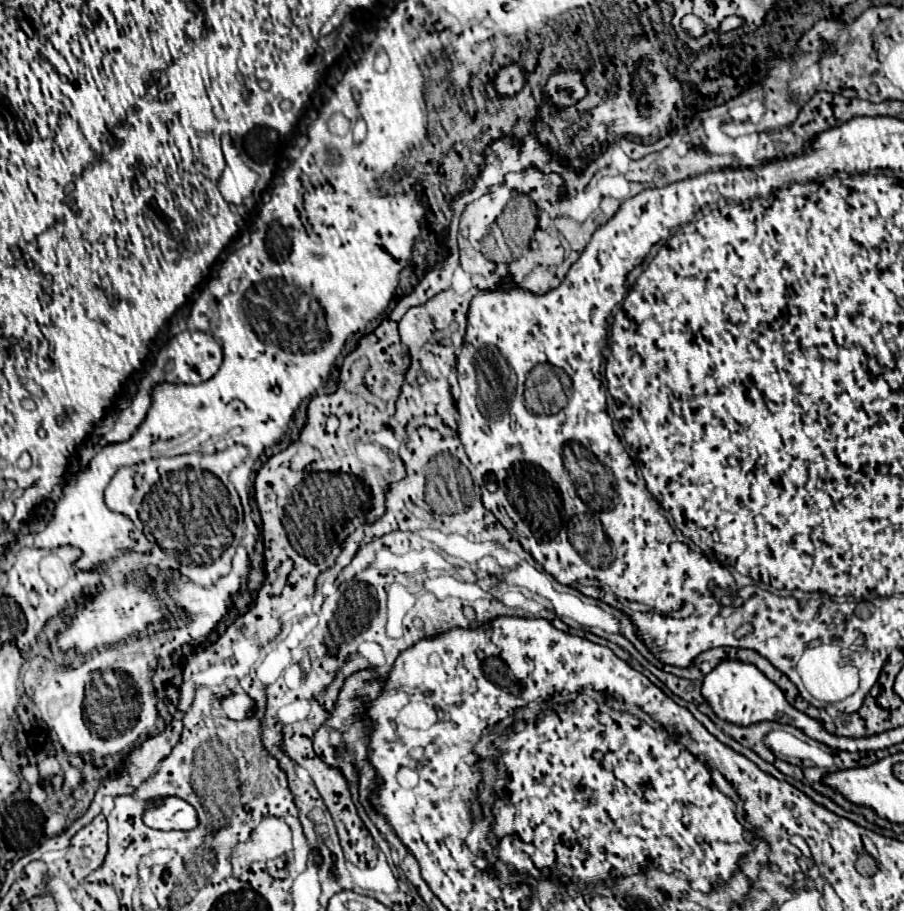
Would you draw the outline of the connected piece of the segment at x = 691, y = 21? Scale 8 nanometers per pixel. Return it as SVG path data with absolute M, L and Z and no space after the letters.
M685 15L685 19L683 19L683 27L685 27L685 31L687 31L691 37L699 37L699 35L705 33L705 25L703 25L703 21L697 19L695 15Z

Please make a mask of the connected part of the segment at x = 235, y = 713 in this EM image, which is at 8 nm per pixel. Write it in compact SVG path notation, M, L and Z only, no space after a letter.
M237 689L233 697L229 697L229 699L223 701L225 715L229 719L235 719L235 721L249 719L253 715L253 709L255 709L255 701L243 689Z

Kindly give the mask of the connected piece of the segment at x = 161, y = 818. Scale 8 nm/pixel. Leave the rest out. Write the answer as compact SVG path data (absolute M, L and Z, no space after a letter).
M169 797L159 807L153 807L153 805L147 807L145 824L153 829L163 829L163 831L169 831L169 829L189 831L199 825L199 815L189 803L177 797Z

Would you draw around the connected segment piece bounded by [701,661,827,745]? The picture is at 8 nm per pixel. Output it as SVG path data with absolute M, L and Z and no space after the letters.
M723 661L719 663L705 679L701 685L701 695L703 699L709 703L709 707L713 709L713 713L729 723L741 725L741 727L749 727L761 721L777 721L777 723L787 723L793 725L797 729L801 729L807 737L827 745L827 731L823 729L823 725L811 717L807 717L805 713L793 709L787 699L783 697L781 689L777 689L777 685L773 681L769 681L755 665L751 663L741 663L741 661Z

